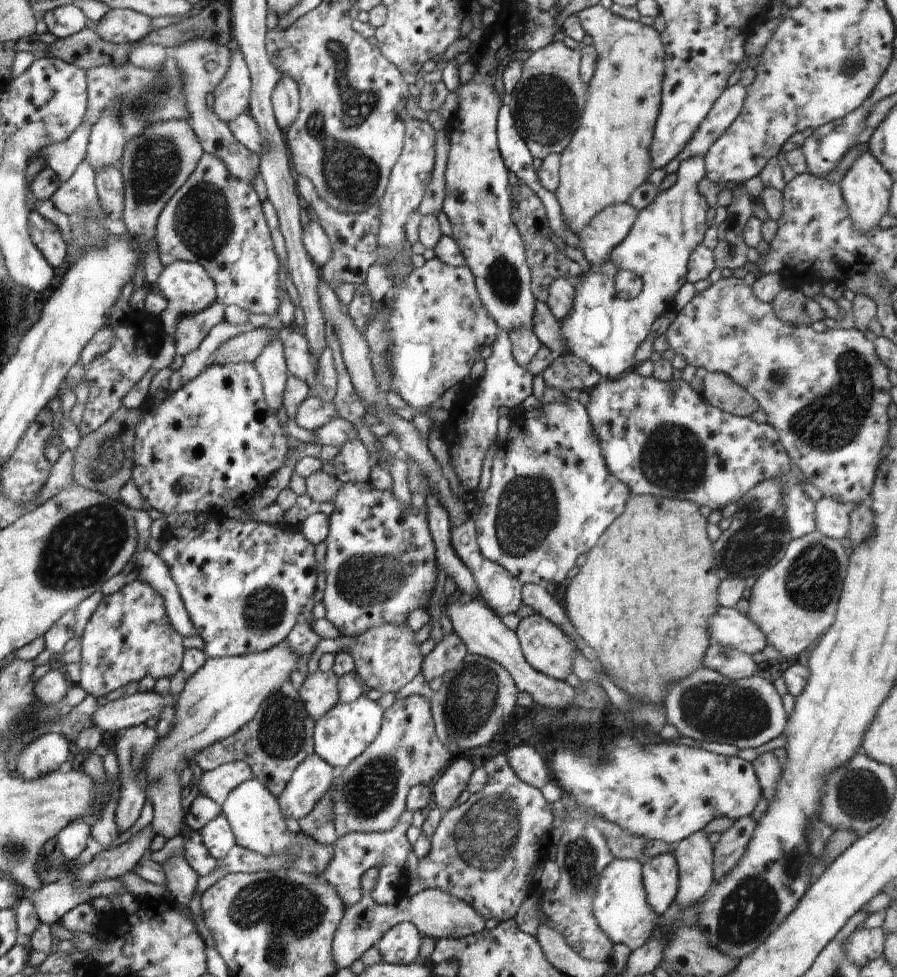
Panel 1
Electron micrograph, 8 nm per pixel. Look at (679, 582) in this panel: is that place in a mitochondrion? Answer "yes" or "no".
no

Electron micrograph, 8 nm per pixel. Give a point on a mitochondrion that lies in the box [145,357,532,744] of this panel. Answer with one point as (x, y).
(370, 577)

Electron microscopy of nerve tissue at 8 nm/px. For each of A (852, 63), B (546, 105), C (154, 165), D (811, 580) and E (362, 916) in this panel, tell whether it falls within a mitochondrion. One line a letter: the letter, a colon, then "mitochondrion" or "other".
A: mitochondrion
B: mitochondrion
C: mitochondrion
D: mitochondrion
E: other

